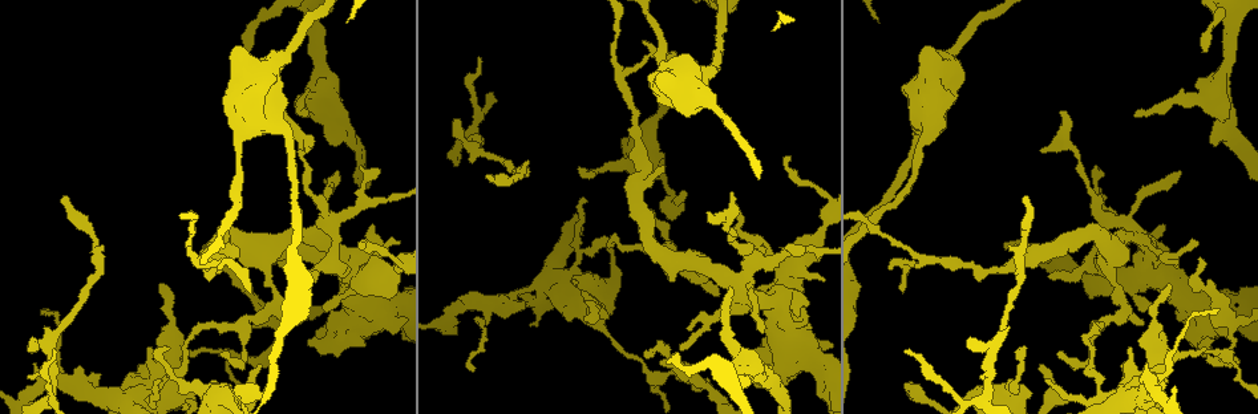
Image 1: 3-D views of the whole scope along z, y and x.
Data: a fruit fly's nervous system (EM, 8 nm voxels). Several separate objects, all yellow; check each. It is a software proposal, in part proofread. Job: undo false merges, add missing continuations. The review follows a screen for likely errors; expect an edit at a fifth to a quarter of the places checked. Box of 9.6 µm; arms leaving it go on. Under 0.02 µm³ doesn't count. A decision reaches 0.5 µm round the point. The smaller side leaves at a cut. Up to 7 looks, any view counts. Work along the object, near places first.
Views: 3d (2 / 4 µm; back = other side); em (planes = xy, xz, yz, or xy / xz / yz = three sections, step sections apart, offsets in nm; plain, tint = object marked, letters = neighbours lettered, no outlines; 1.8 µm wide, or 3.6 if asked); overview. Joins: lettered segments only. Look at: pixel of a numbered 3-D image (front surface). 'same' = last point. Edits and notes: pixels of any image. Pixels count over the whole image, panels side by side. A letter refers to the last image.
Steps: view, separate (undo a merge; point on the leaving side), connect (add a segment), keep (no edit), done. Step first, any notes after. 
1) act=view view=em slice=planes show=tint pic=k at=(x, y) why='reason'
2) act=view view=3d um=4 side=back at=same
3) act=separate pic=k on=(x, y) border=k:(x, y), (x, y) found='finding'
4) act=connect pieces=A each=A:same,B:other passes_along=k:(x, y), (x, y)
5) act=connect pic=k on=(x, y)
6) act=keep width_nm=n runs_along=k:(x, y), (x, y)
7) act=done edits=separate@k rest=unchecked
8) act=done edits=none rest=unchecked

act=view view=3d um=4 pic=1 at=(302, 115) why='thin end'

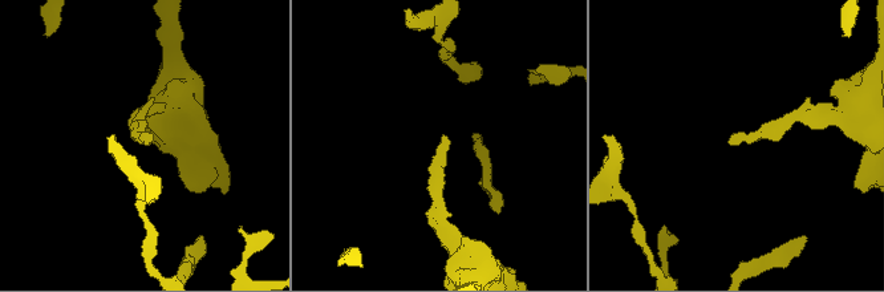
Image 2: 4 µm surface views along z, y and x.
act=view view=em slice=xy step=16 show=letters pic=2 at=(442, 137)

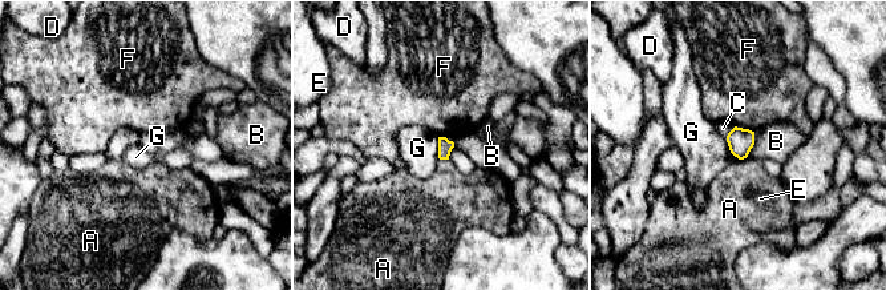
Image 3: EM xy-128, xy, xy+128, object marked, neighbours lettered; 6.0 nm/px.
act=keep width_nm=90 each=A:other,B:other,C:other,D:other,E:other,F:other,G:other border=3:(437, 137), (437, 156), (440, 158) found='none of them fits'

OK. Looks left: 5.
act=view view=3d um=4 pic=1 at=(673, 357) why='free end'

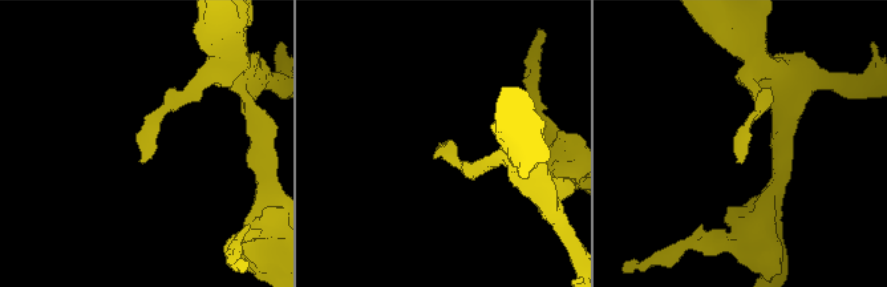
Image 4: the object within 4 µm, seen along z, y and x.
act=view view=em slice=xy step=4 show=letters pic=4 at=(144, 161)

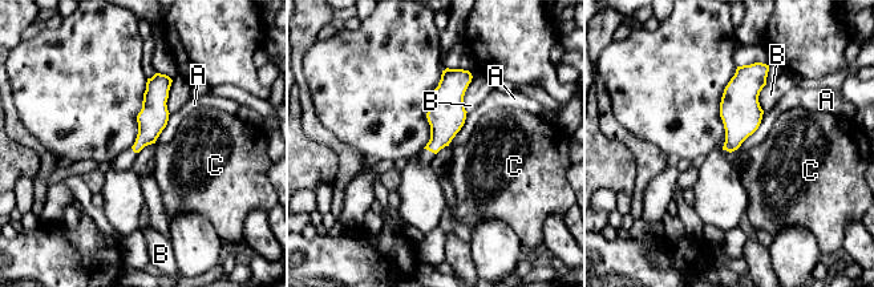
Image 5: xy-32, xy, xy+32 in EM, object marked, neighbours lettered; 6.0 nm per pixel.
act=view view=em slice=planes show=letters at=same

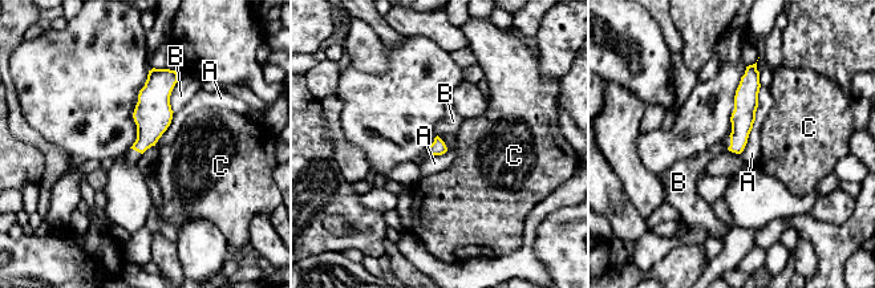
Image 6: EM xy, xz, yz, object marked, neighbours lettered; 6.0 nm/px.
act=keep each=A:other,B:other,C:other runs_along=6:(752, 69), (742, 124), (734, 149) found='no lettered segment goes on from it'

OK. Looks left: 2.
act=view view=em um=3.6 slice=planes show=letters pic=1 at=(568, 280) why='sharp bend'

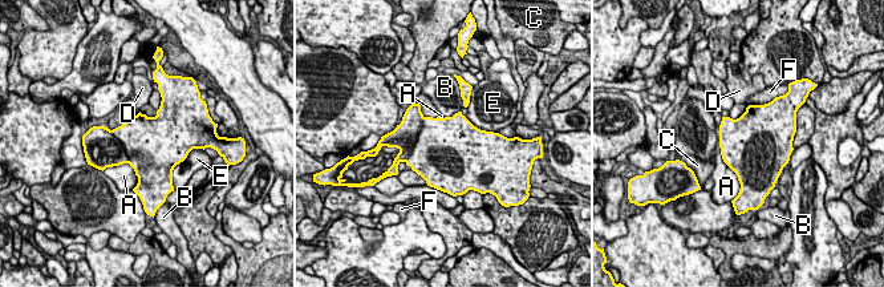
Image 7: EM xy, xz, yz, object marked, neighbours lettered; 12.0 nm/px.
act=separate pic=7 on=(436, 145) each=A:other,B:other,C:other,D:other,E:other,F:other border=7:(424, 117), (414, 146), (404, 161) found='two cells meet here'

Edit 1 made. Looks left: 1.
act=done edits=separate@7 rest=unchecked

